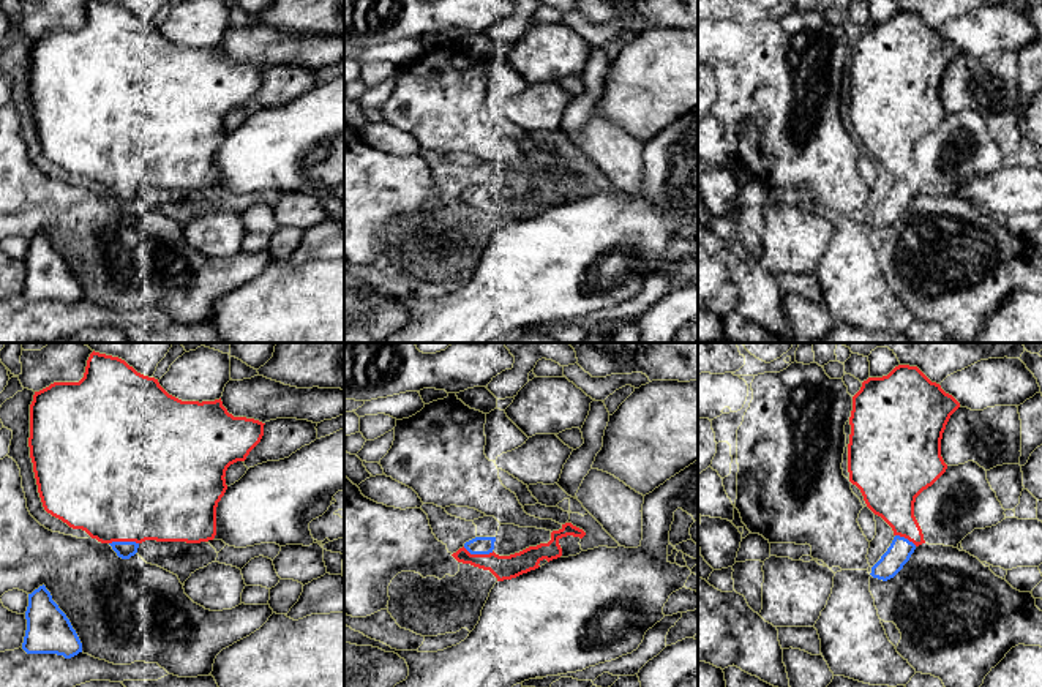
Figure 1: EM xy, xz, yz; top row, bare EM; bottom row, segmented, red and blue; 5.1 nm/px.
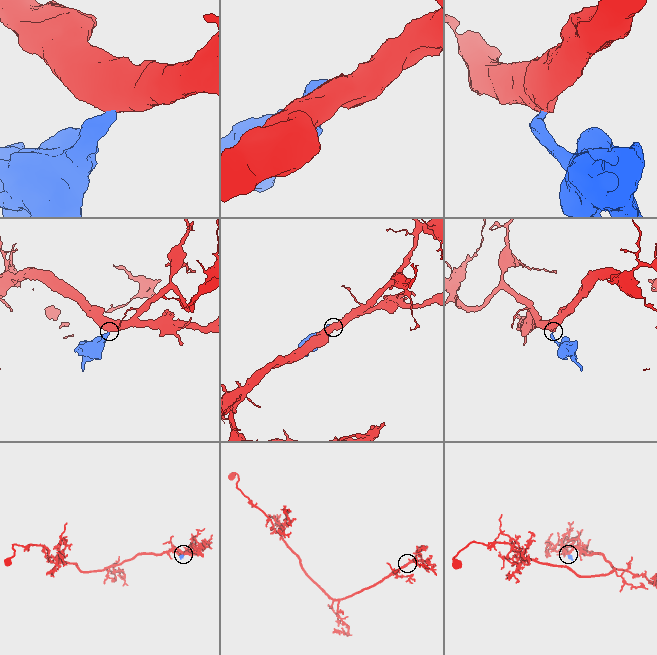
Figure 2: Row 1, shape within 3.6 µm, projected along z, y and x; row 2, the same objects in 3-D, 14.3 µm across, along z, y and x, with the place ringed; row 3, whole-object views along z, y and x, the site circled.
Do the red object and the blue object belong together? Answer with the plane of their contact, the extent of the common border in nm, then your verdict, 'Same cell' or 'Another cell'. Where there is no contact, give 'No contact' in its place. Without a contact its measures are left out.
Touches red in xy. Shared border 150 nm. Same cell

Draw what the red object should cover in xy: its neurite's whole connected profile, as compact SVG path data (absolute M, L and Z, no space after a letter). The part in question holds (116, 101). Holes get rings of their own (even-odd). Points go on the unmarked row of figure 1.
M90 0L79 28L54 28L35 38L30 51L30 104L43 153L73 175L109 190L129 205L145 186L201 190L216 182L216 153L224 142L226 117L245 107L260 88L259 66L234 63L215 47L182 47L169 41L155 24L144 22L125 6Z

